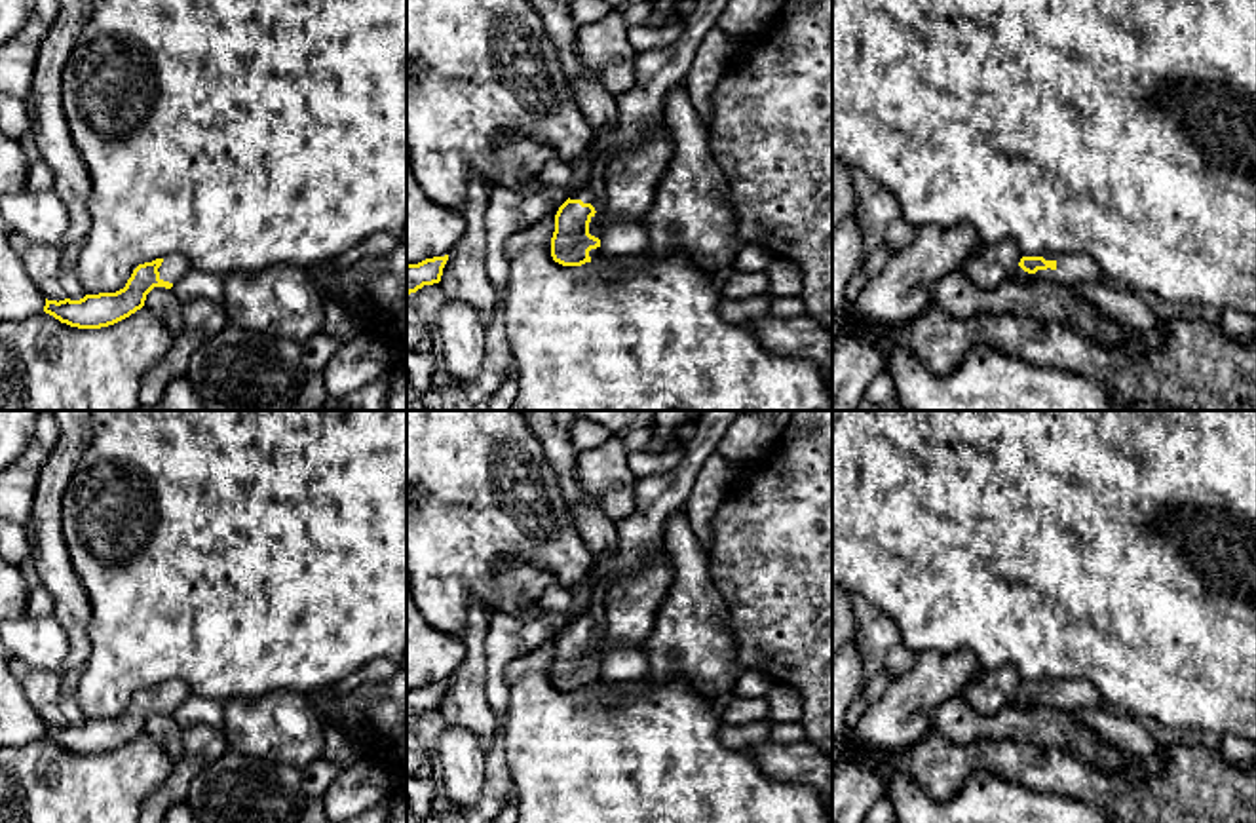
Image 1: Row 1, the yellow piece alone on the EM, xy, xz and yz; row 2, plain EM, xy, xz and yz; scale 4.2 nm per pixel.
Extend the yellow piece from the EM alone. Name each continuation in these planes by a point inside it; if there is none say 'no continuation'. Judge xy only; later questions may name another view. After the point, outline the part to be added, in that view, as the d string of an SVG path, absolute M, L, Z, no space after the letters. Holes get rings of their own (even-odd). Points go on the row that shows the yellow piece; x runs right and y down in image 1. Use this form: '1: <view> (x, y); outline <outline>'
1: xy (173, 268); outline M167 255L163 257L162 266L158 268L160 279L177 283L192 270L188 258L182 255Z

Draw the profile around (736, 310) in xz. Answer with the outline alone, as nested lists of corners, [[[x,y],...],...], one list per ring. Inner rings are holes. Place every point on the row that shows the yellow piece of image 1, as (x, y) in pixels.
[[[770,293],[754,295],[751,298],[724,298],[720,302],[720,314],[730,323],[747,323],[770,314]]]

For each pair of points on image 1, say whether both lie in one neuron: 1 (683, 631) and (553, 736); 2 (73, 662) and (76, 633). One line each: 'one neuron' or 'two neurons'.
1: two neurons
2: one neuron

